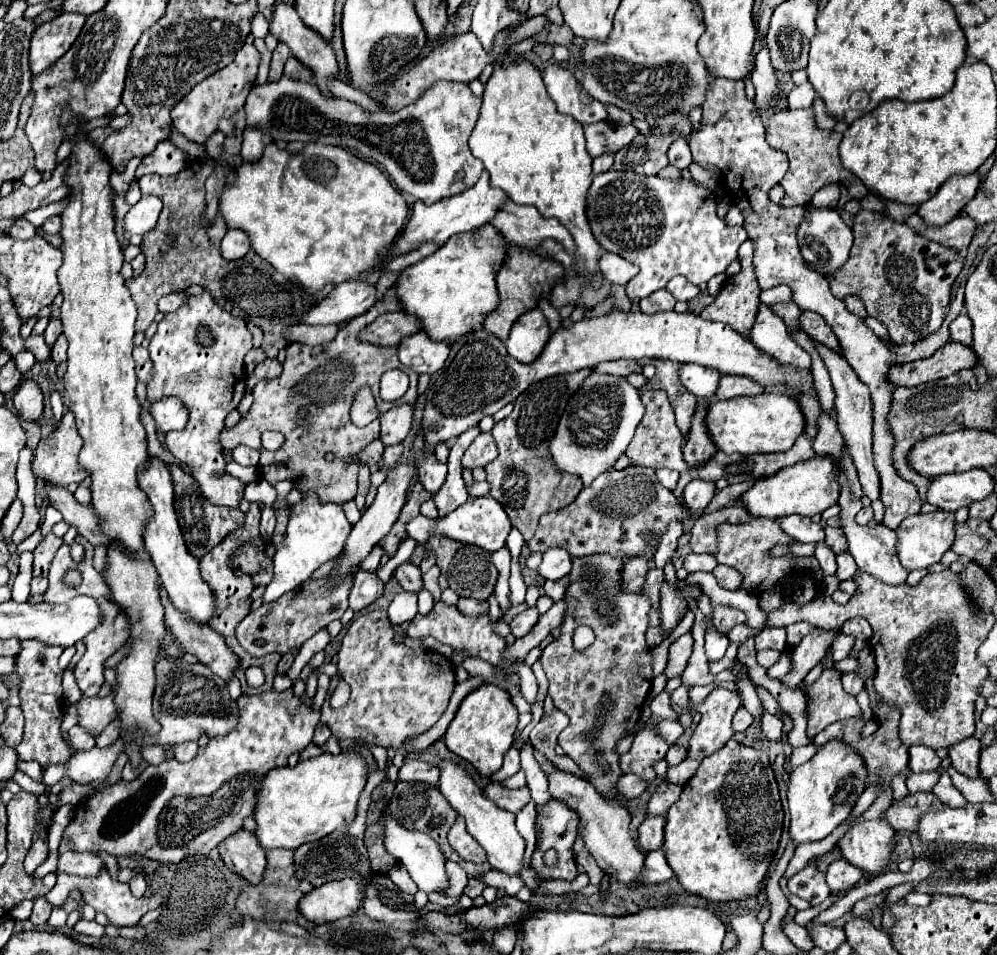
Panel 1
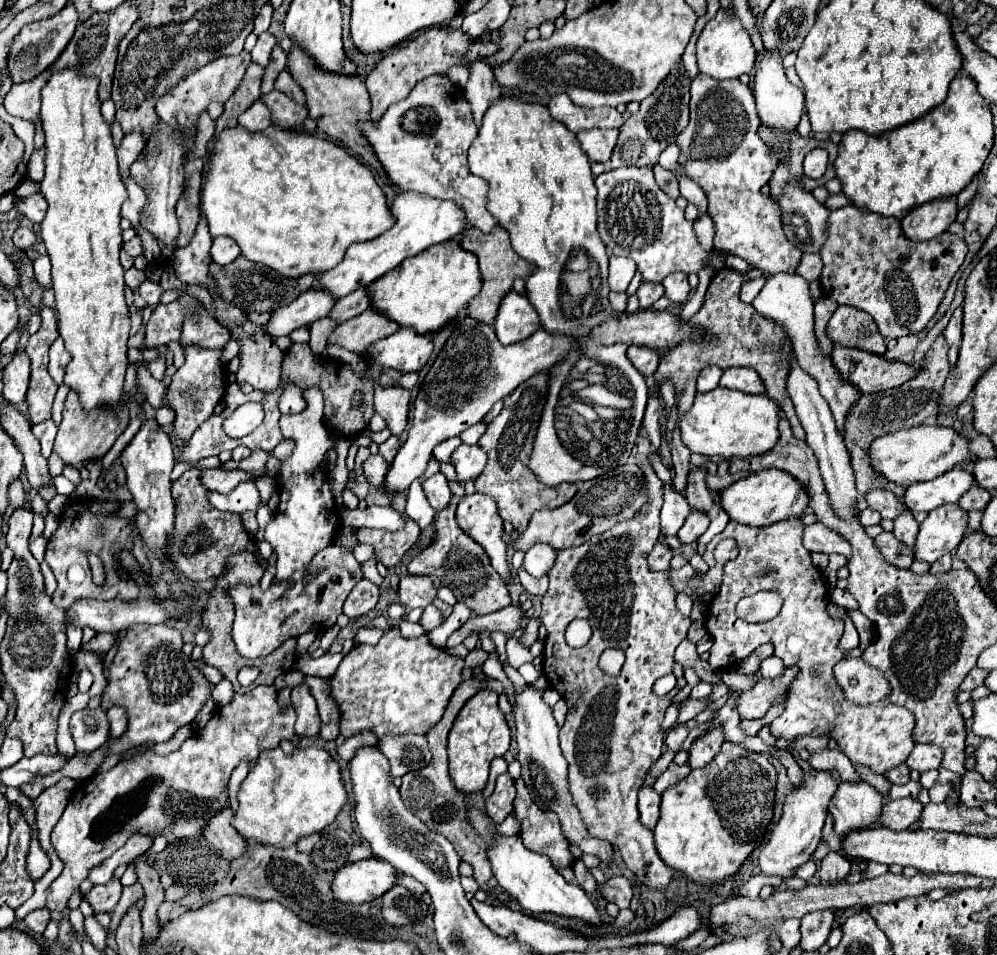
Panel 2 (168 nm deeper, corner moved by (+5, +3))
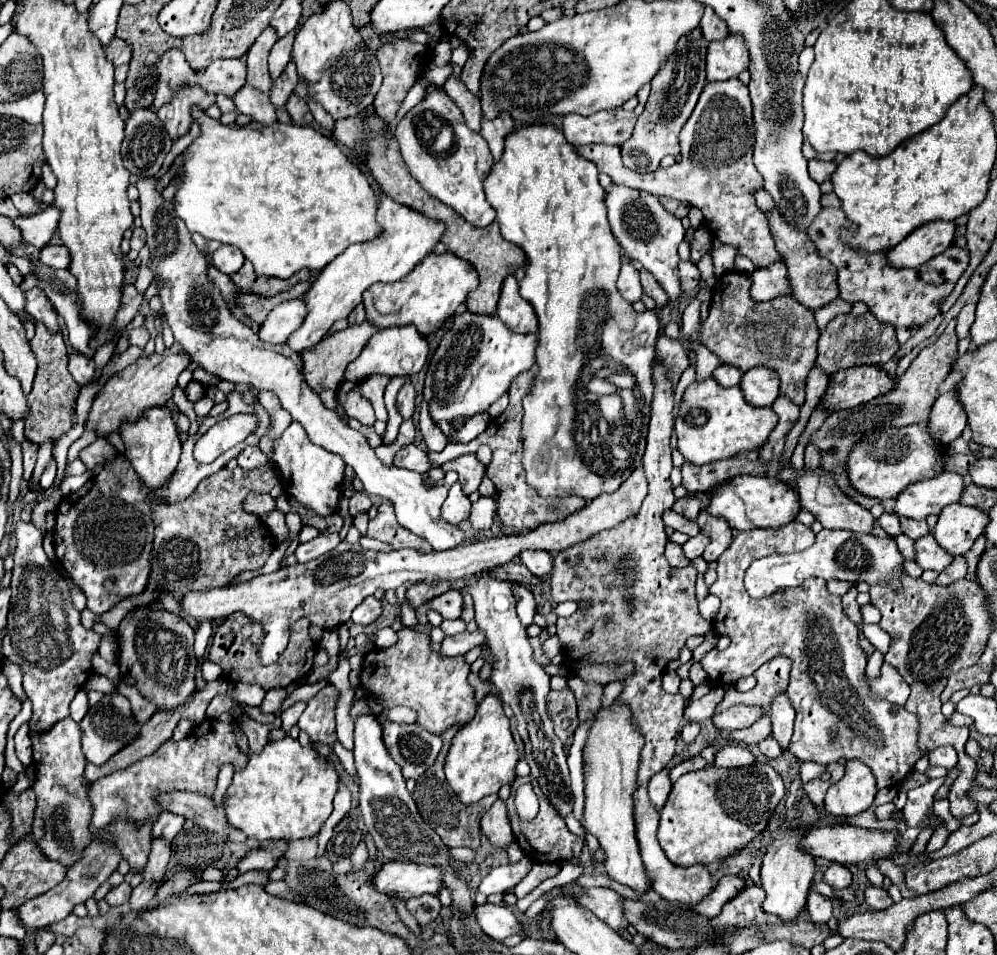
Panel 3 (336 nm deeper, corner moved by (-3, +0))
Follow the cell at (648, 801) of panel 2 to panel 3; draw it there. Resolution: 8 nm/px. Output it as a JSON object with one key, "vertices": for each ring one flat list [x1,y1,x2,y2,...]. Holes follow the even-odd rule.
{"vertices":[[664,768,664,772,658,772,650,778,648,794,650,794,650,800,656,808,662,808,666,804,670,788,672,788,672,782,670,782,670,770,668,768]]}

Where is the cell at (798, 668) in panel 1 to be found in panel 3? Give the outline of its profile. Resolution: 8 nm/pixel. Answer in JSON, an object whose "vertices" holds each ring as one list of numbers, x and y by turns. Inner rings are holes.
{"vertices":[[732,706,724,712,718,712,712,716,712,722,718,730,726,730,726,732,732,732,732,730,742,730,742,728,748,728,752,726,764,712,760,712,758,708,754,706]]}

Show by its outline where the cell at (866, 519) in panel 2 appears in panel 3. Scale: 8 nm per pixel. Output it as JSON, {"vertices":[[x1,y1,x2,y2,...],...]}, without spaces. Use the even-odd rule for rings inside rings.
{"vertices":[[884,512,884,514,878,518,878,522,880,522,880,526,886,530,886,534,888,534,888,536,892,536,892,538,896,538,896,536,900,536,900,534,902,534,900,520,898,520,894,514]]}

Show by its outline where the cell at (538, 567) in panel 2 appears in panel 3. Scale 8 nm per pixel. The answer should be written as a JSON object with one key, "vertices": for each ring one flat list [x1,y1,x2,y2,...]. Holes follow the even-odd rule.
{"vertices":[[526,550,520,552,522,564,538,578,546,578,552,570,552,556,546,550]]}

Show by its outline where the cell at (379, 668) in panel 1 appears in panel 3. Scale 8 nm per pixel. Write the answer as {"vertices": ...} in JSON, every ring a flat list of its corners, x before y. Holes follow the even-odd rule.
{"vertices":[[402,628,398,636,398,644,386,650,372,650,364,656,362,686,368,688,370,696,380,696,384,708,402,704,416,710,418,724,432,734,442,734,452,724,468,724,476,714,478,702,474,698,474,688,468,684,470,666,464,658,442,658,438,652,432,652,430,636,418,630]]}

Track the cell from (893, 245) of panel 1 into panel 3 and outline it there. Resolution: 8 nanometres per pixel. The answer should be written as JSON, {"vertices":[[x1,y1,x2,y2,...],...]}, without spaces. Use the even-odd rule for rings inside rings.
{"vertices":[[822,208,822,212,814,218,814,224,810,224,808,236,816,244,820,256,826,256,838,270,838,288,840,298,854,304,864,302,870,306,870,312,880,320,898,326,920,326,926,320,934,318,940,310,940,304,944,298,952,292,954,284,958,282,960,274,968,266,968,252,960,246,950,246,936,258,928,260,920,268,902,268,896,270,888,266,886,252,878,254,856,254,840,240,842,228,856,230,852,224,848,224,844,212,840,208]]}

